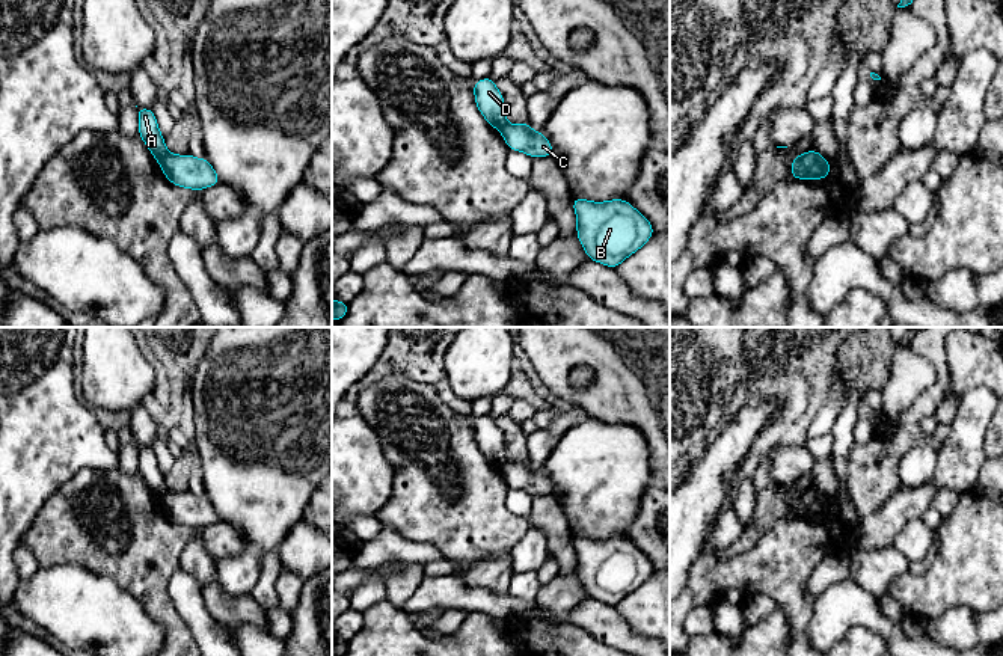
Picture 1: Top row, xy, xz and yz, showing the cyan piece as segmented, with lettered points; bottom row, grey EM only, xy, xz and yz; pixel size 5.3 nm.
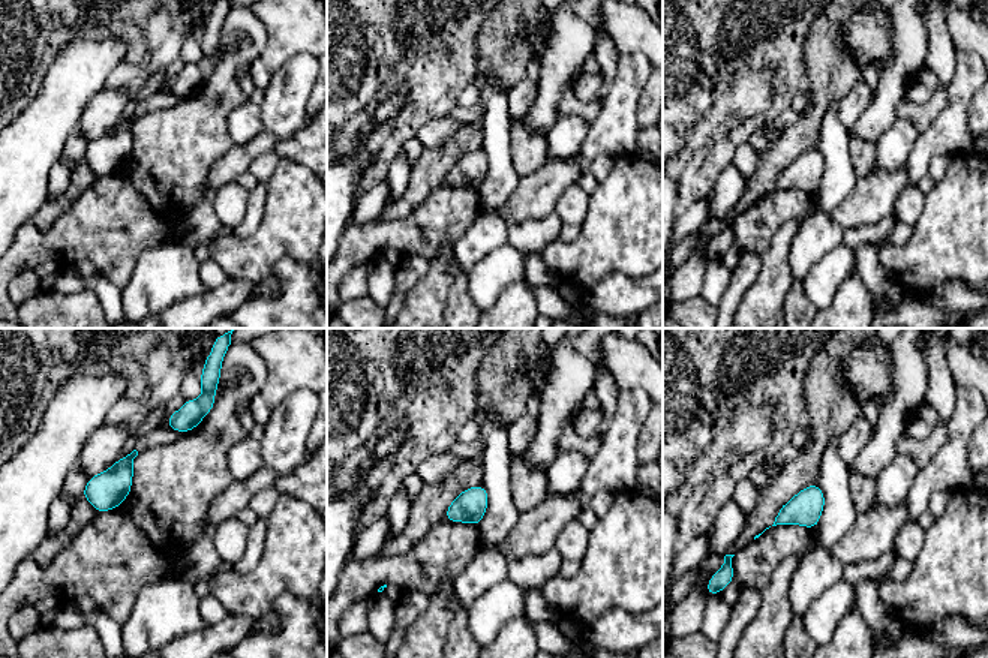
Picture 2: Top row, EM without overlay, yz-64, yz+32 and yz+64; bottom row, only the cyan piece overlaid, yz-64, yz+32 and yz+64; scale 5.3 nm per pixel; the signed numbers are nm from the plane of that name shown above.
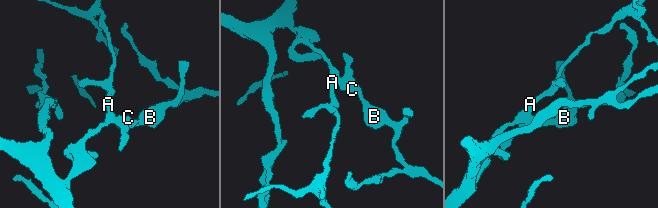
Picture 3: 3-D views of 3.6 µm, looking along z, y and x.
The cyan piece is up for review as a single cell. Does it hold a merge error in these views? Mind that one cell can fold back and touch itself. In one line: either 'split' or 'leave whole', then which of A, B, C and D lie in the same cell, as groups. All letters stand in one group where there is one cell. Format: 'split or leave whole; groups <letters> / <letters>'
split; groups A D / B C

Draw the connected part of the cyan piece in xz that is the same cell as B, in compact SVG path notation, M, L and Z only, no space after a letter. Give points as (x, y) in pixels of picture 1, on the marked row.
M573 198L576 235L588 259L617 268L655 234L649 219L624 199L593 202Z

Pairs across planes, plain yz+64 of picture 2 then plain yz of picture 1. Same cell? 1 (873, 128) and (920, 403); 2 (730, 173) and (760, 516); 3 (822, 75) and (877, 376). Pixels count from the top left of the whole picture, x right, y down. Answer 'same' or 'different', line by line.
1: different
2: different
3: same

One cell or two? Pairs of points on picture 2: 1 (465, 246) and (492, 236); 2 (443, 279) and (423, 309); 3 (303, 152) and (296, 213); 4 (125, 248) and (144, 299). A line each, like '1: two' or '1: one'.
1: one
2: one
3: two
4: two

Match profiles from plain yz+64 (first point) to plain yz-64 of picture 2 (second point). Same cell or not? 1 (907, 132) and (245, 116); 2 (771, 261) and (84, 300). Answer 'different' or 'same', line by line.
1: same
2: same

